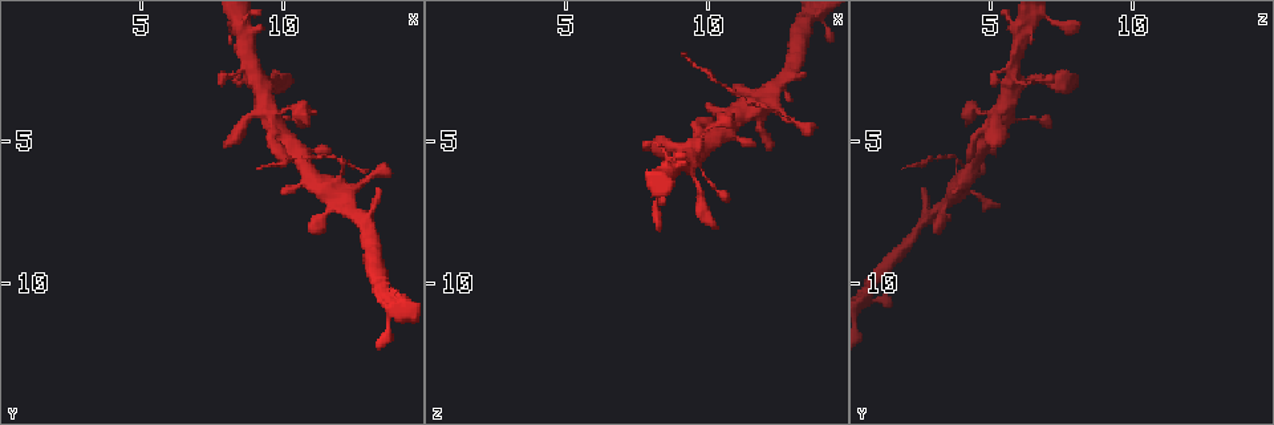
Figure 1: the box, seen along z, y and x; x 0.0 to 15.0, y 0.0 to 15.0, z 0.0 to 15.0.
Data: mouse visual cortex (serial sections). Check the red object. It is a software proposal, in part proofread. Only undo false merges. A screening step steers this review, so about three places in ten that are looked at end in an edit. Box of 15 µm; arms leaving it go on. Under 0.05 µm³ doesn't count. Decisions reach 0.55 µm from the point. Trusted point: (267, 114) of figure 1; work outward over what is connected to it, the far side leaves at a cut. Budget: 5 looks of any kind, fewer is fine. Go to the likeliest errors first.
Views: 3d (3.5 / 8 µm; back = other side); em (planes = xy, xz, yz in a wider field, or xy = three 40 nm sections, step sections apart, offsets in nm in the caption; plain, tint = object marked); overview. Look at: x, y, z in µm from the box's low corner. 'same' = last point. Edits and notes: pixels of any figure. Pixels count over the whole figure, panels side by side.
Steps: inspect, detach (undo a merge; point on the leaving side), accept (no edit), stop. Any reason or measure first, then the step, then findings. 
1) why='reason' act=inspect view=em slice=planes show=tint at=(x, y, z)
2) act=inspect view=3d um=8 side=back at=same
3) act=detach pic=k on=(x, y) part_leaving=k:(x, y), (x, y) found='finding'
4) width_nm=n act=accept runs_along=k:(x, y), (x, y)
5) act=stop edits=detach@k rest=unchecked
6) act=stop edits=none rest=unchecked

act=inspect view=3d um=3.5 at=(12.0, 6.0, 3.7)

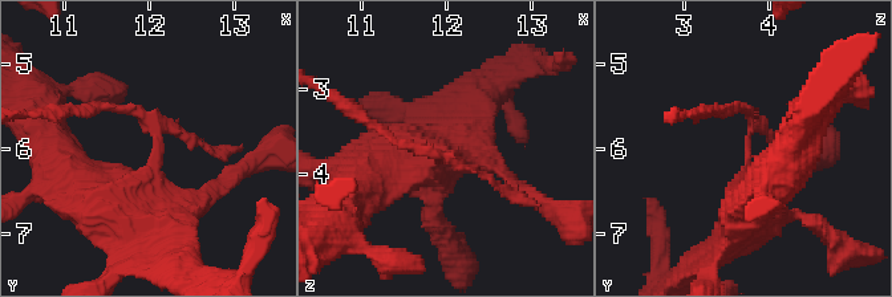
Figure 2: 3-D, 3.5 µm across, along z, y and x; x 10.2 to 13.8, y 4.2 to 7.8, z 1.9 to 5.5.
why='need the tissue' act=inspect view=em slice=xy step=5 show=tint at=(12.10, 6.05, 3.80)

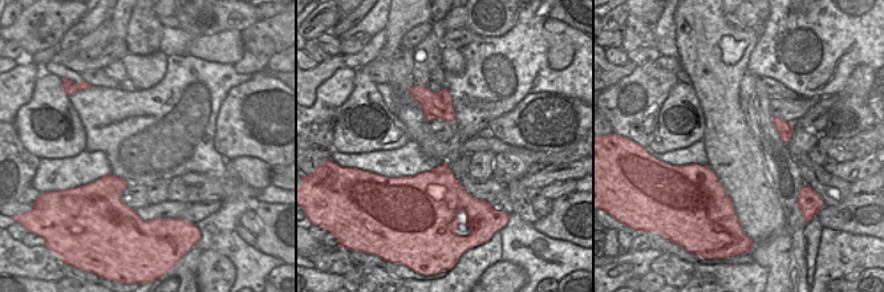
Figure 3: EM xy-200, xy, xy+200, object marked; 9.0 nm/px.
act=detach pic=2 on=(137, 109) part_leaving=2:(154, 166), (158, 130), (134, 109), (77, 109) found='two cells meet here'

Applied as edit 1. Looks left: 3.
why='four arms meet' act=inspect view=3d um=3.5 at=(9.1, 2.7, 5.7)

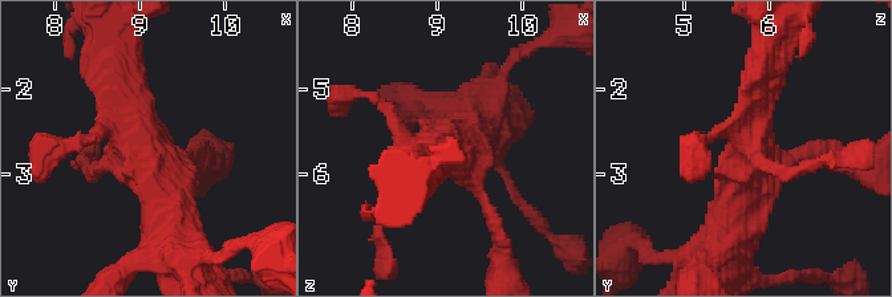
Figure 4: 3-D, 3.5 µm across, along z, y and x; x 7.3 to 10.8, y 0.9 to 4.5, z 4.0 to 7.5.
why='shape alone is not enough' act=inspect view=em slice=xy step=3 show=tint at=(9.00, 2.60, 5.80)

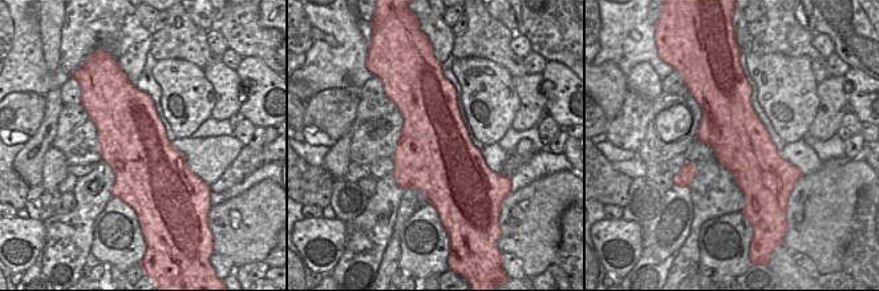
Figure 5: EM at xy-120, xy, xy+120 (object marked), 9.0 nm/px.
act=accept runs_along=4:(169, 218), (116, 64) found='continuous, no second cell'

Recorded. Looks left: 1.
act=stop edits=detach@2 rest=unchecked

